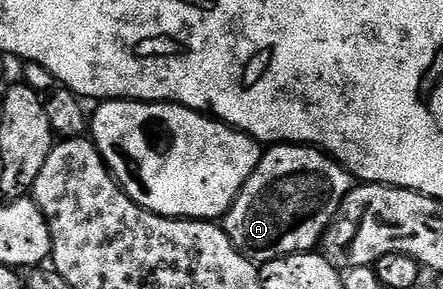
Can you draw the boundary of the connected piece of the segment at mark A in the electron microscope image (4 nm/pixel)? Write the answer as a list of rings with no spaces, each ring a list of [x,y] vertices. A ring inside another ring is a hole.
[[[275,144],[261,153],[259,166],[223,217],[225,233],[248,260],[260,266],[281,256],[314,251],[337,216],[355,177],[320,148]]]

